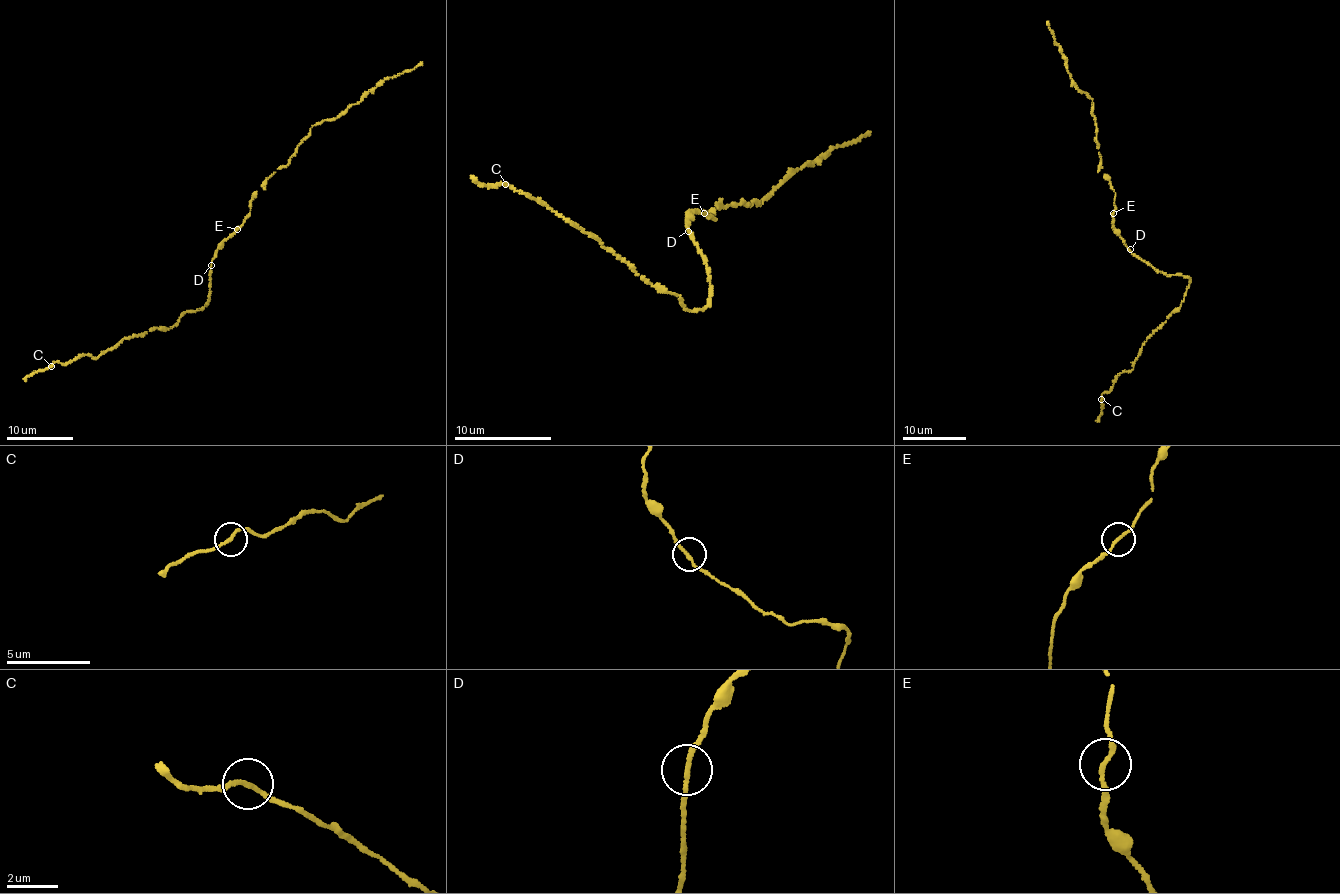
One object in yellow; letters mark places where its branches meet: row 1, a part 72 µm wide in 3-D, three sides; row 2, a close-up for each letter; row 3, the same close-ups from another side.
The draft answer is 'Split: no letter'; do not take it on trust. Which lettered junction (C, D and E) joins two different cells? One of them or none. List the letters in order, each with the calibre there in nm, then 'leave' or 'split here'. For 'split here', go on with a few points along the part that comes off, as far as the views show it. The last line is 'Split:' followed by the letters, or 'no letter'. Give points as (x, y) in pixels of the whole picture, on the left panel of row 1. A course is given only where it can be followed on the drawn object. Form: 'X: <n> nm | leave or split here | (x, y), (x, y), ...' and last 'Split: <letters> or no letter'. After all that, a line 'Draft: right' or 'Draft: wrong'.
C: 160 nm | leave
D: 160 nm | leave
E: 160 nm | leave
Split: no letter
Draft: right

